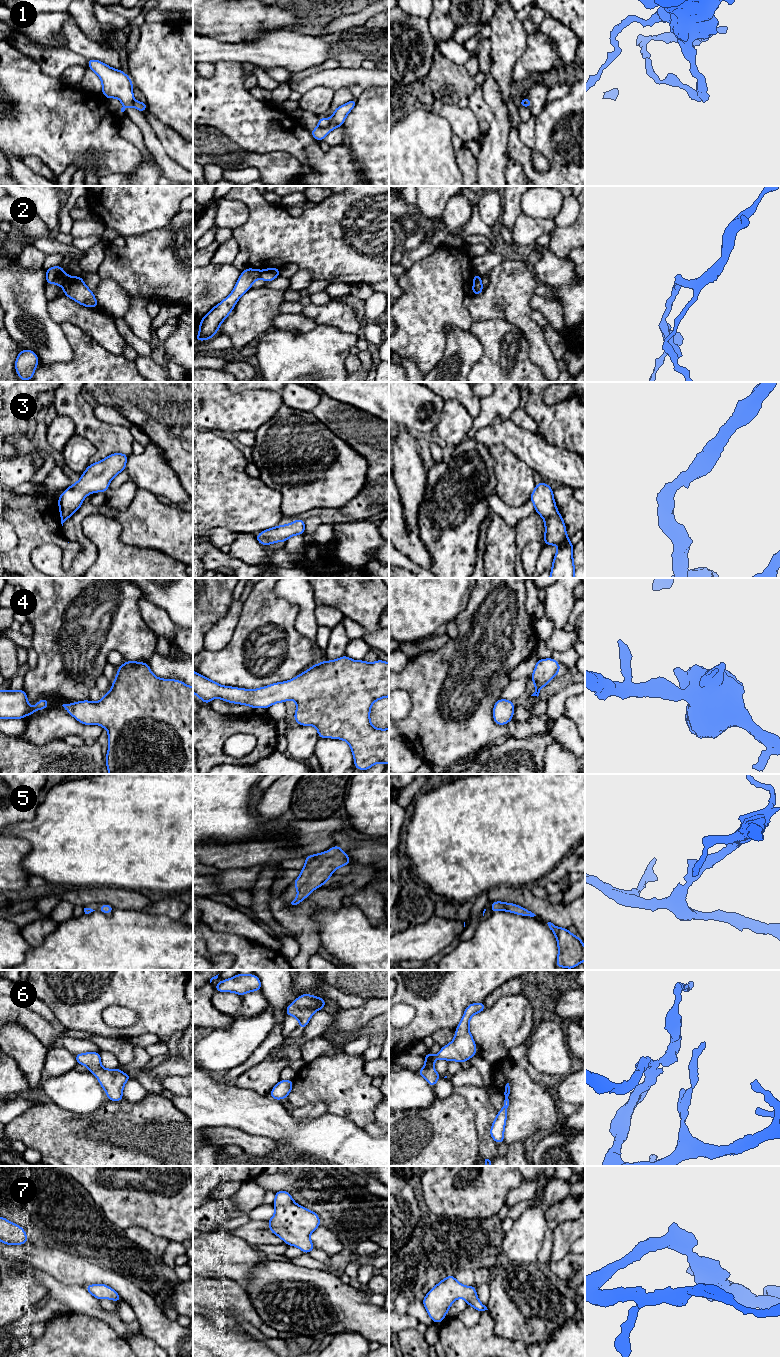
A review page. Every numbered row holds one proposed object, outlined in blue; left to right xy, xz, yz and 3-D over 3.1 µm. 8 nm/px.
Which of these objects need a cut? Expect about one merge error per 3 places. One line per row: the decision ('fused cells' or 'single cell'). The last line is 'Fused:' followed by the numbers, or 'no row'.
1: fused cells
2: fused cells
3: single cell
4: single cell
5: single cell
6: single cell
7: single cell
Fused: 1, 2

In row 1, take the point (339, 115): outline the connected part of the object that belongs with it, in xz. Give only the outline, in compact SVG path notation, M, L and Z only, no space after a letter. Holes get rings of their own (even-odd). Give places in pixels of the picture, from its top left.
M353 98L351 101L349 101L346 104L343 104L336 108L333 111L332 120L330 121L330 124L326 128L322 128L320 126L317 126L315 129L313 129L310 134L319 142L323 141L323 139L326 137L326 135L331 132L336 127L342 127L346 116L349 114L349 112L355 107L357 103L357 99Z

